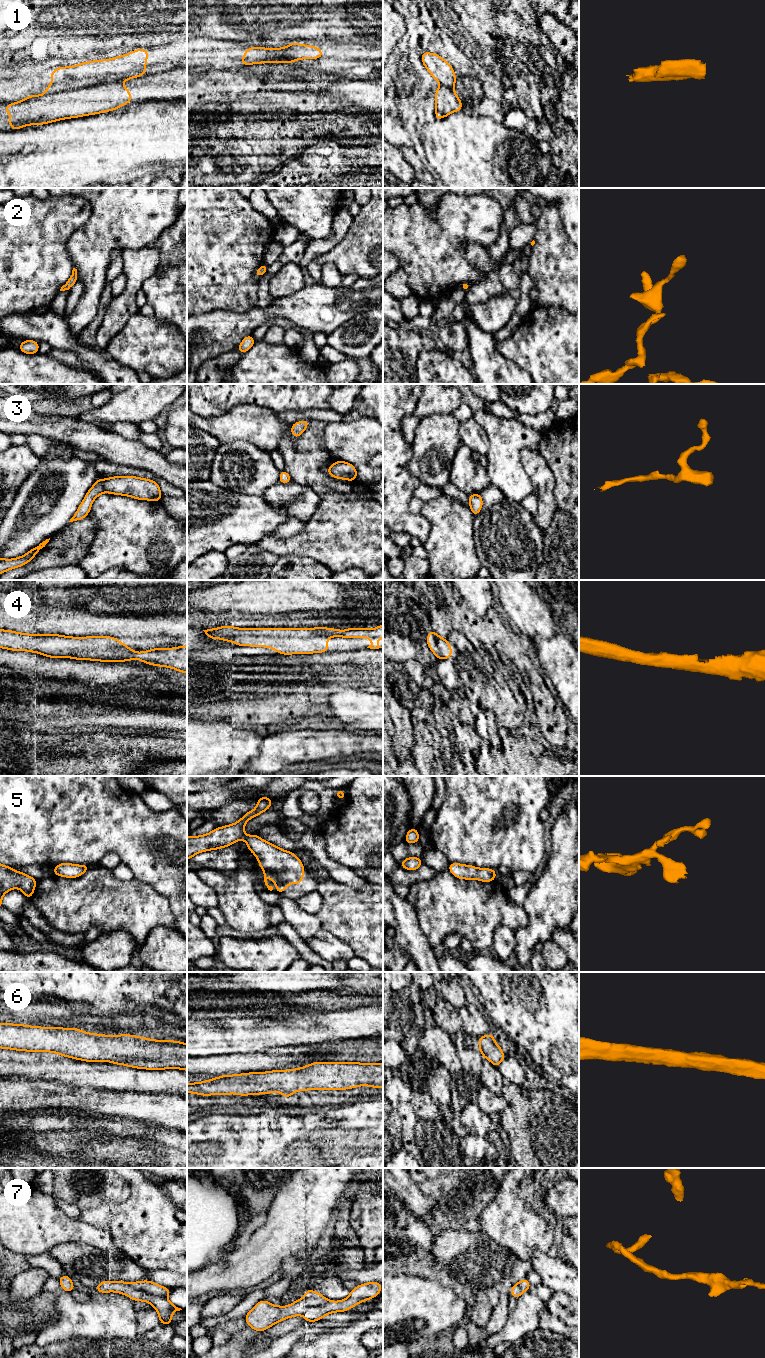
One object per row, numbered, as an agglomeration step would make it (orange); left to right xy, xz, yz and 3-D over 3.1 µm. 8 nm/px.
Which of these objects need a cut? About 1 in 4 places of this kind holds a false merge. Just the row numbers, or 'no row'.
1

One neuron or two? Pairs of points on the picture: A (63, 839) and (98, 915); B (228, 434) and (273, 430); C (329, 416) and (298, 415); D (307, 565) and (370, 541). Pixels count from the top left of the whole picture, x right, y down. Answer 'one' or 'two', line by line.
A: two
B: one
C: one
D: two

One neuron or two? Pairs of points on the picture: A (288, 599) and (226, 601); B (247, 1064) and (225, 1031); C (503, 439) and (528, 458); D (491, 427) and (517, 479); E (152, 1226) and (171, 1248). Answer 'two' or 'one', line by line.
A: one
B: two
C: two
D: one
E: one

